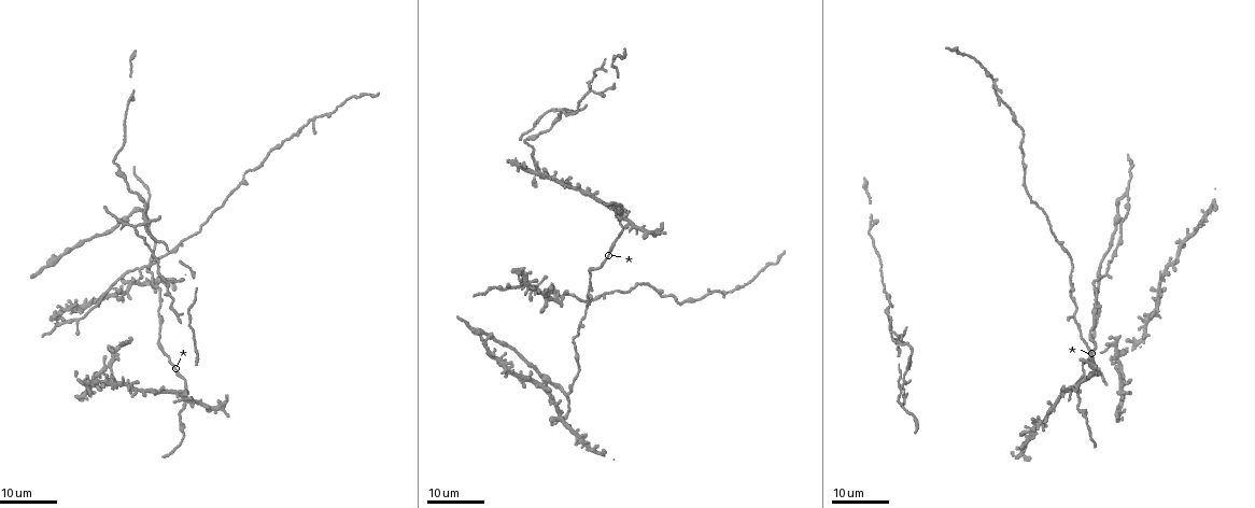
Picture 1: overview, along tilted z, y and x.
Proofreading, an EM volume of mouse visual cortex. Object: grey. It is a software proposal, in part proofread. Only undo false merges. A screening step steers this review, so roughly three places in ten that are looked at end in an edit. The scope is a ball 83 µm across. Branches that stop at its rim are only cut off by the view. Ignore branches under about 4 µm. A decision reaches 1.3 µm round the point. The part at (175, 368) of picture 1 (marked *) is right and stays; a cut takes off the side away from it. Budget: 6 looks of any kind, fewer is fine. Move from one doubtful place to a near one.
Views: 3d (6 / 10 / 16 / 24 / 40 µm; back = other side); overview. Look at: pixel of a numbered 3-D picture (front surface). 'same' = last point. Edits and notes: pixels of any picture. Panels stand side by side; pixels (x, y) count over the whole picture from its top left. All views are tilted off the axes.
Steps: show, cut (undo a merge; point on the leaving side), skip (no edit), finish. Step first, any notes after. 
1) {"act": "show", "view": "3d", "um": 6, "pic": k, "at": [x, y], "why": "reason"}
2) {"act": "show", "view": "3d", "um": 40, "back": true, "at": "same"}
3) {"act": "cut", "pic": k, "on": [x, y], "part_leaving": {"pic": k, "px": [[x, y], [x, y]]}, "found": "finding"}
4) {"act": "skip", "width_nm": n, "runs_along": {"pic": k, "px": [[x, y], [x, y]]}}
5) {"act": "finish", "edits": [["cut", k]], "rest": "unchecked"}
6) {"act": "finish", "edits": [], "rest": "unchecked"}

{"act": "show", "view": "3d", "um": 24, "pic": 1, "at": [179, 421], "why": "sudden change in width"}

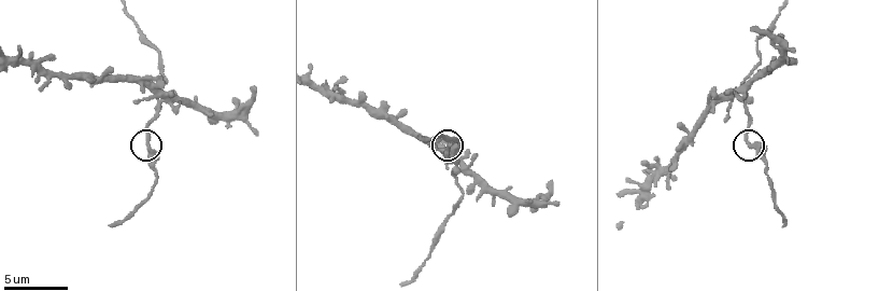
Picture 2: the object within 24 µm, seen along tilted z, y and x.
{"act": "show", "view": "3d", "um": 10, "pic": 2, "at": [147, 142], "why": "zoom in"}

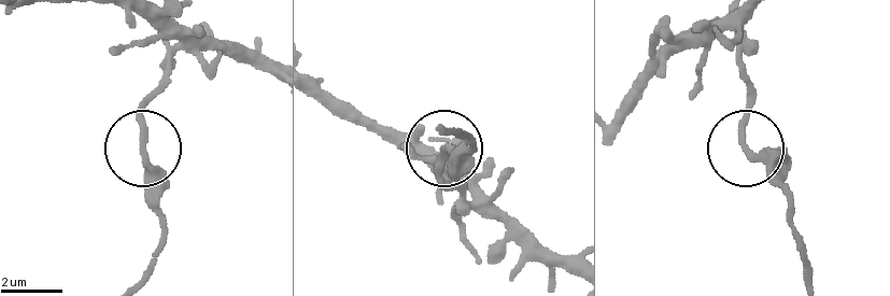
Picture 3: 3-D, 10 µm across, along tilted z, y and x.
{"act": "show", "view": "3d", "um": 10, "back": true, "pic": 3, "at": [746, 148], "why": "other side"}

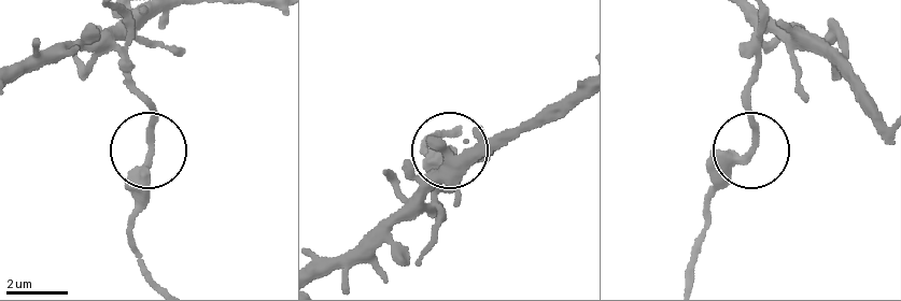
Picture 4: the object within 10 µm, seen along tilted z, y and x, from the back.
{"act": "skip", "runs_along": {"pic": 4, "px": [[762, 20], [748, 103], [756, 137], [745, 162], [711, 184]]}, "found": "one neuron here"}

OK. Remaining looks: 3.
{"act": "show", "view": "3d", "um": 10, "pic": 2, "at": [461, 164], "why": "four or more arms meet"}

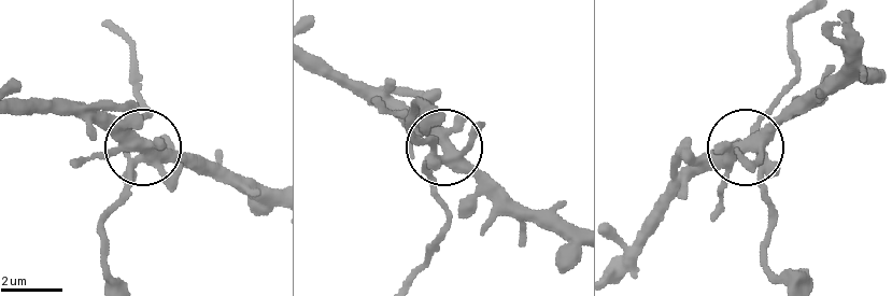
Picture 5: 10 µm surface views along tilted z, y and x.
{"act": "show", "view": "3d", "um": 10, "back": true, "pic": 5, "at": [147, 147]}

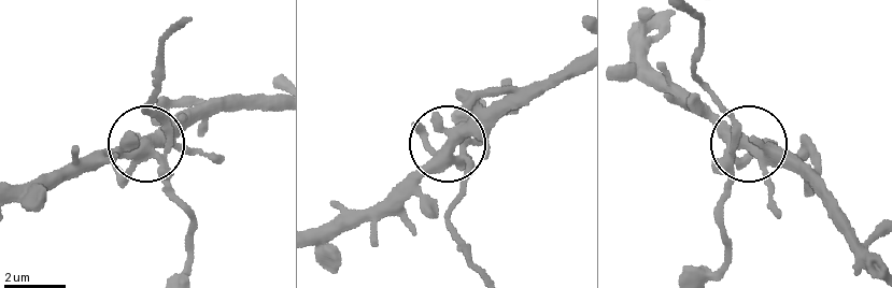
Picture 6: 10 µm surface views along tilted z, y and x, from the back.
{"act": "skip", "runs_along": {"pic": 6, "px": [[170, 29], [147, 113], [165, 120], [165, 145], [95, 168]]}, "found": "continuous, no second neuron"}

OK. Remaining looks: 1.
{"act": "show", "view": "3d", "um": 10, "pic": 2, "at": [40, 62], "why": "looks like a crossing"}

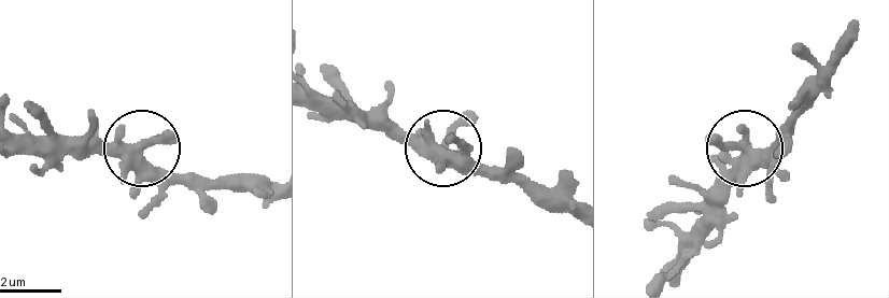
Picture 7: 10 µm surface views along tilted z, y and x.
{"act": "skip", "side_arm_um": 40, "runs_along": {"pic": 7, "px": [[575, 216], [406, 141], [384, 105], [392, 88]]}, "found": "all the same neuron"}

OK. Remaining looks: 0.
{"act": "finish", "edits": [], "rest": "unchecked"}

